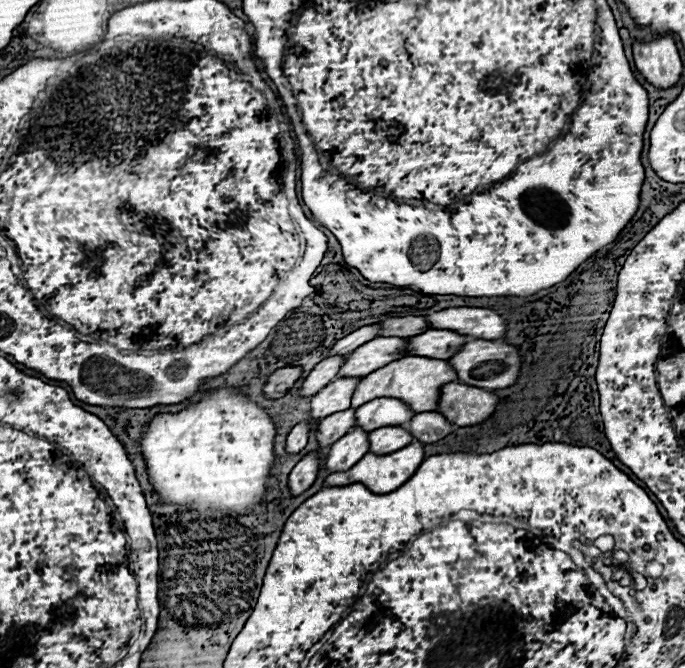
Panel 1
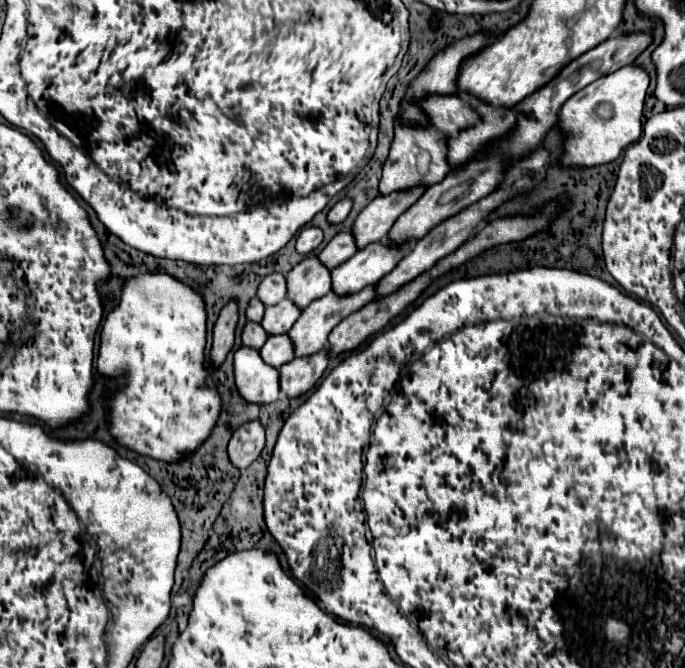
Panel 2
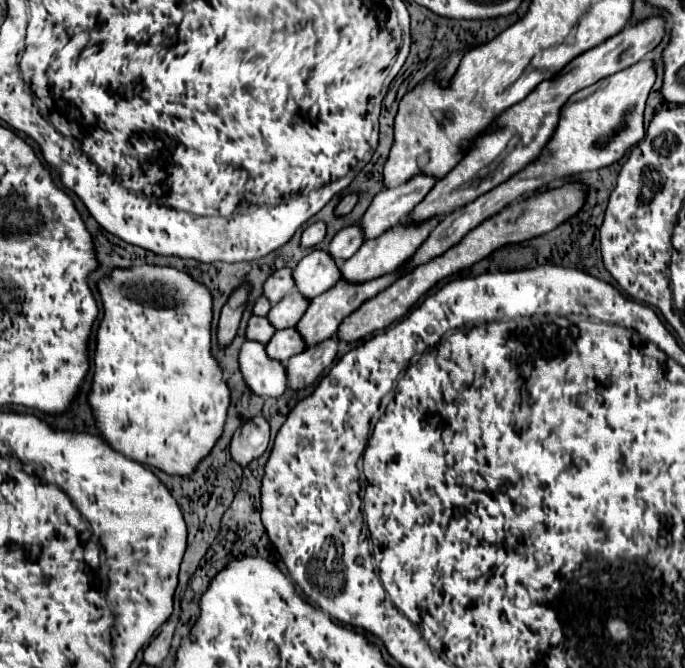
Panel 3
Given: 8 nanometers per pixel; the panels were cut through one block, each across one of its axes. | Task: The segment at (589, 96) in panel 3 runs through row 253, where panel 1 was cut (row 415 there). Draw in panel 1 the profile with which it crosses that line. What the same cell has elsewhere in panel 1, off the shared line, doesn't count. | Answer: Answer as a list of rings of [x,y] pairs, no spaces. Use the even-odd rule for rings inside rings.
[[[418,412],[410,420],[408,428],[412,428],[412,434],[416,436],[416,440],[428,444],[448,436],[454,430],[454,424],[440,412]]]

